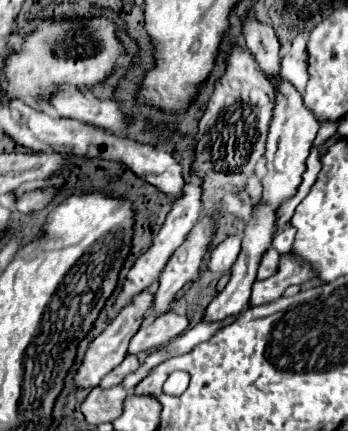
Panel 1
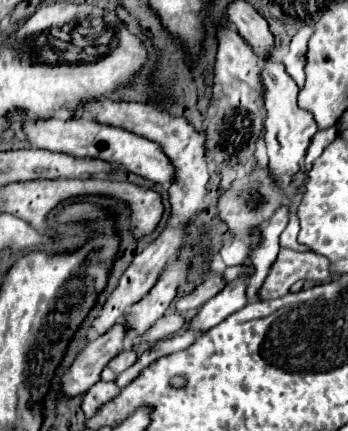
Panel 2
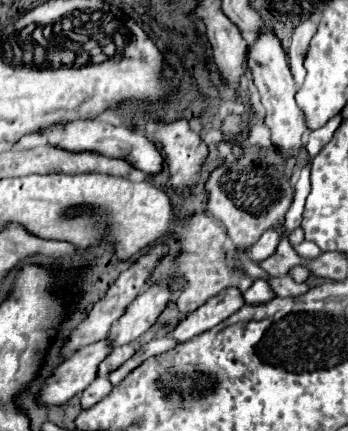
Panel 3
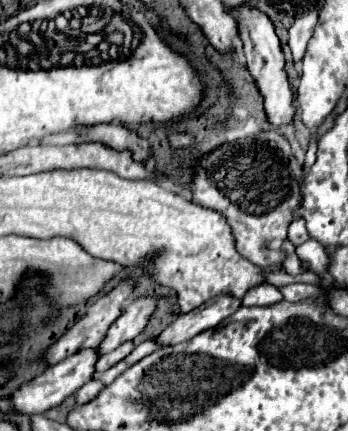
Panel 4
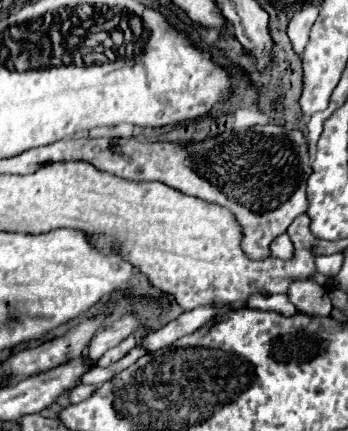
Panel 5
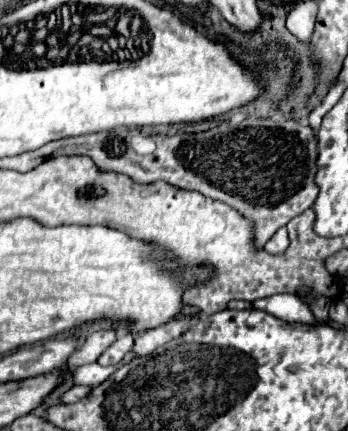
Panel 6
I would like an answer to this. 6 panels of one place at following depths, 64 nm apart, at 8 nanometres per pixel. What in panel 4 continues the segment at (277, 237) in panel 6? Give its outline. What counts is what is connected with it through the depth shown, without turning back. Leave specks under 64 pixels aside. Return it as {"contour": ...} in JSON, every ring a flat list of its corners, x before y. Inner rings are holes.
{"contour":[[288,238,282,242,280,248,282,248,282,252,286,254,286,258,284,258,284,262,282,262,282,264,284,264,284,270,286,270,288,274,302,274,304,270,300,268,300,258,296,256,296,248,290,244]]}

